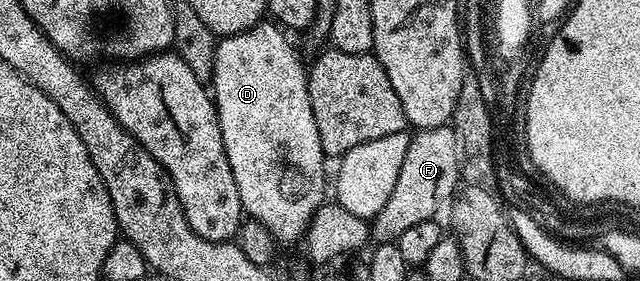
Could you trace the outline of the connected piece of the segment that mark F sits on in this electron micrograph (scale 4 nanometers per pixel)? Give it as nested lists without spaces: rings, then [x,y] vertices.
[[[452,127],[427,128],[416,135],[407,146],[399,178],[395,178],[395,187],[391,189],[391,198],[387,198],[383,210],[379,210],[371,221],[371,240],[374,245],[394,243],[399,234],[406,232],[409,227],[434,219],[438,215],[436,212],[441,207],[444,209],[458,191],[462,179],[461,154]]]

